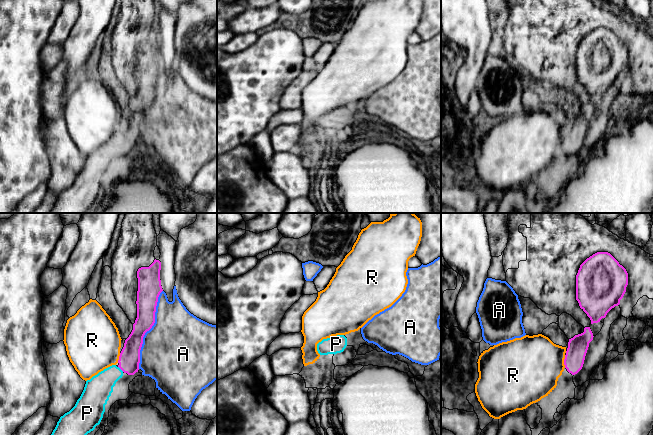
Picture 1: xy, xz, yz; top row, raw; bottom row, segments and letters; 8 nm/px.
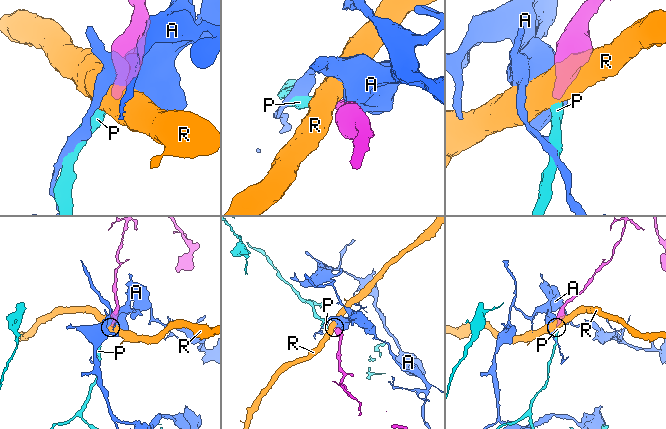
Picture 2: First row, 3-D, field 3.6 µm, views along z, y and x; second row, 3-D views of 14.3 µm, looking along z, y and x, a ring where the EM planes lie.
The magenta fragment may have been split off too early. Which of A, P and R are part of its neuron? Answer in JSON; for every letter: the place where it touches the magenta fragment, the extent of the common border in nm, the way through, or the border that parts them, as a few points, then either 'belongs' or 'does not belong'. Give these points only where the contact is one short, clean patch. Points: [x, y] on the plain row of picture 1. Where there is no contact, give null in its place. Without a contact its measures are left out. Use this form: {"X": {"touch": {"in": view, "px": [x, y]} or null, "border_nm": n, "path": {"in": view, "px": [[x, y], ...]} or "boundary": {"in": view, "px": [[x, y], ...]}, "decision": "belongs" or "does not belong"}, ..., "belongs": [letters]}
{"A": {"touch": {"in": "xy", "px": [149, 105]}, "border_nm": 650, "decision": "does not belong"}, "P": {"touch": {"in": "xy", "px": [121, 145]}, "border_nm": 60, "path": {"in": "xy", "px": [[129, 135], [121, 145], [114, 149], [98, 165]]}, "decision": "belongs"}, "R": {"touch": {"in": "yz", "px": [564, 137]}, "border_nm": 100, "boundary": {"in": "yz", "px": [[565, 131], [564, 143]]}, "decision": "does not belong"}, "belongs": ["P"]}

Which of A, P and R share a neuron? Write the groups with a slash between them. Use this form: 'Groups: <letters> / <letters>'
Groups: A / P / R

